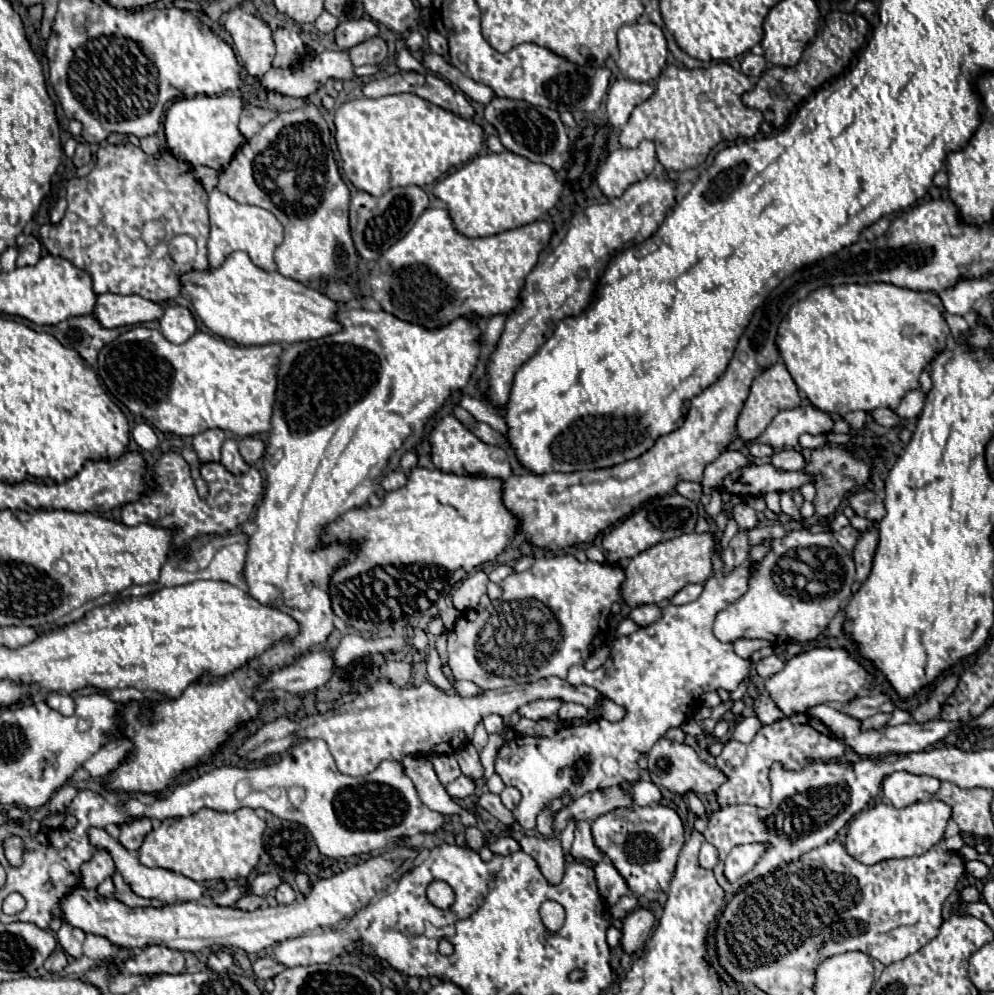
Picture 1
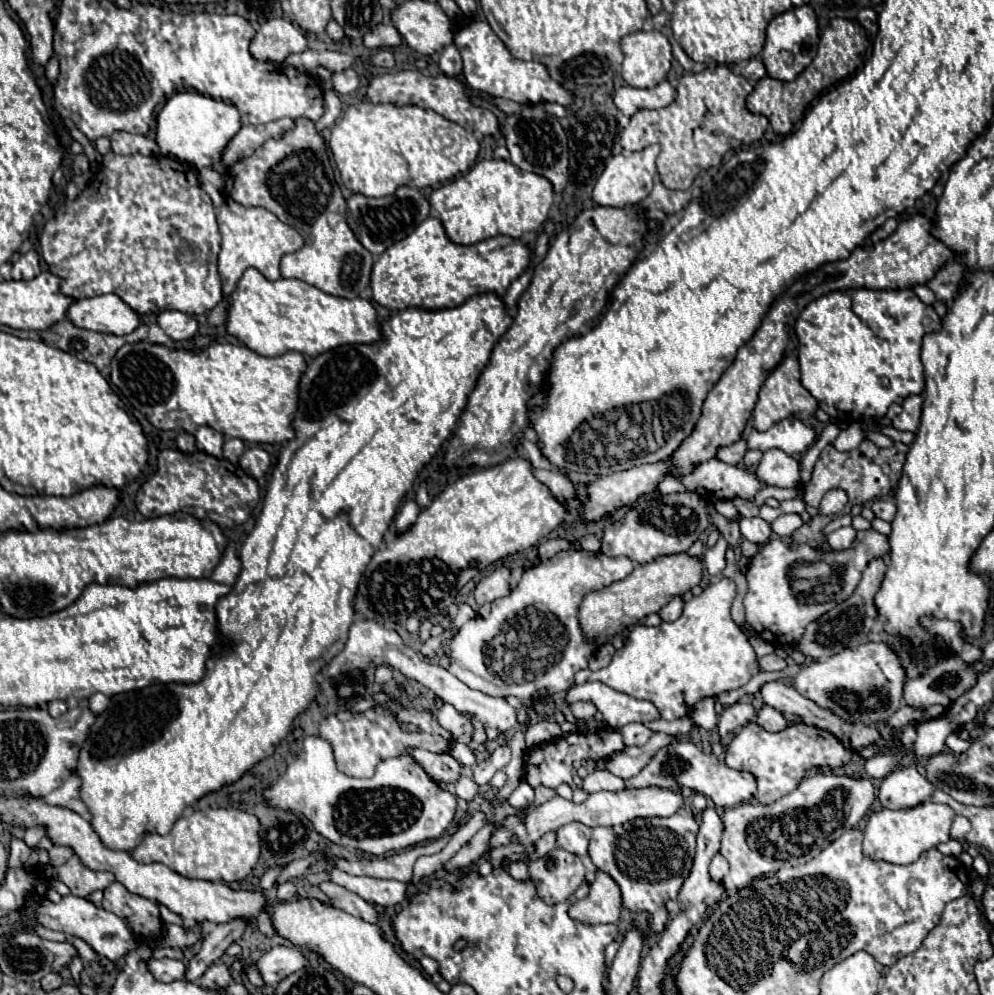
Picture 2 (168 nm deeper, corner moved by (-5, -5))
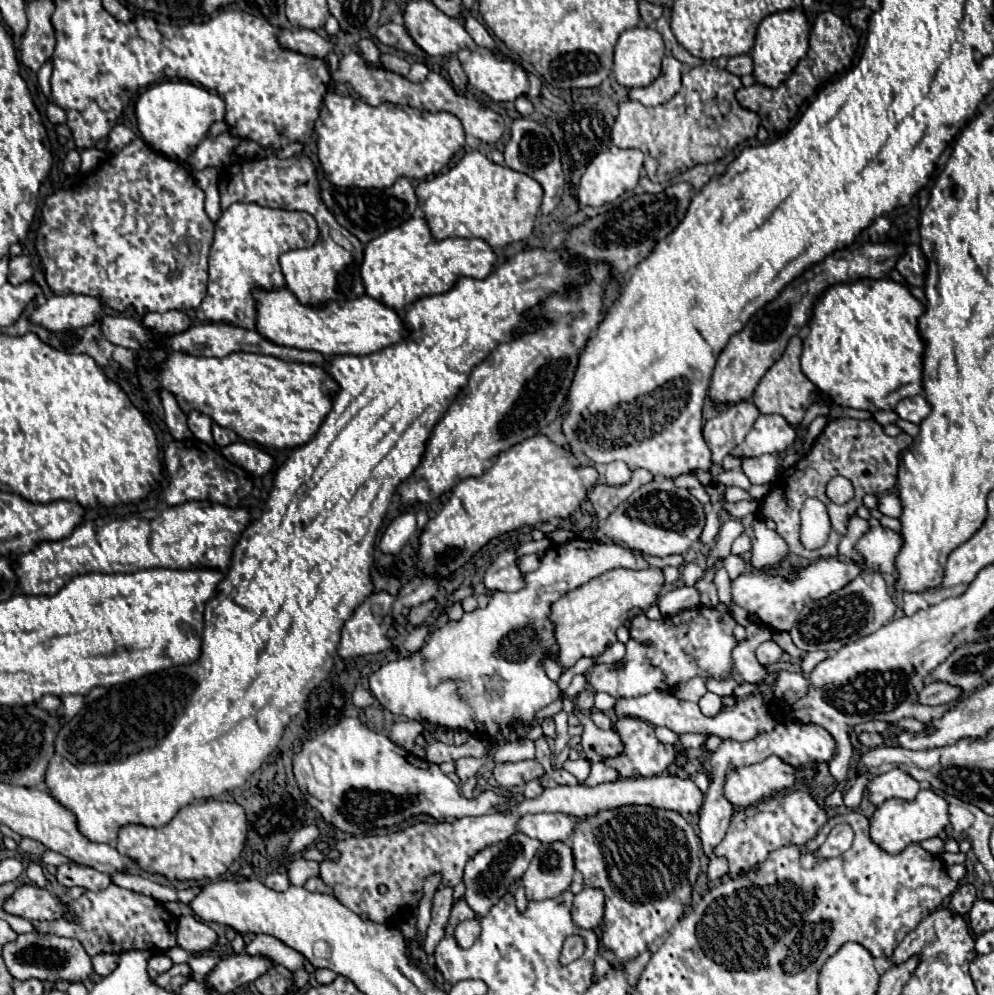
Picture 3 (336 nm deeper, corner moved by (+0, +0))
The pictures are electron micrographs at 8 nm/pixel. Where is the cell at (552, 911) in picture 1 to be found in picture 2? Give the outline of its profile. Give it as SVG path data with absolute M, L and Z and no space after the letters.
M597 871L589 897L585 897L583 901L577 901L569 907L569 917L583 921L587 925L617 923L621 913L623 913L621 889L603 871Z

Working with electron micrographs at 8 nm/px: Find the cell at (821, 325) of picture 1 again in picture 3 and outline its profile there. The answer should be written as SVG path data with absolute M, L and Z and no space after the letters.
M888 277L834 284L814 306L810 334L804 338L802 372L816 384L818 390L828 394L834 404L870 412L894 410L902 398L922 394L924 340L918 332L918 318L922 312L924 306L910 294L910 290Z

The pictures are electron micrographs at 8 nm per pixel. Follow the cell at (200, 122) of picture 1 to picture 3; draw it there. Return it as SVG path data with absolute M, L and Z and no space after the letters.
M160 82L148 86L134 104L136 124L142 140L168 158L186 160L188 154L200 144L214 122L224 120L224 104L218 94L190 82Z

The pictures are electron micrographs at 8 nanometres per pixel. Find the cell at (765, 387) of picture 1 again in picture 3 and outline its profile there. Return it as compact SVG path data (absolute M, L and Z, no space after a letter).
M794 336L782 358L774 362L774 366L762 376L752 396L754 404L758 404L762 414L780 414L788 420L790 426L798 426L806 414L806 408L816 400L816 386L800 370L800 354L802 354L802 340L800 336Z

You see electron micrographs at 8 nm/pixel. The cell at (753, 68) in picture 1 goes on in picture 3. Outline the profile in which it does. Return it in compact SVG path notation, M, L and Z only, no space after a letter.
M742 54L742 56L728 58L726 70L732 72L732 74L736 74L736 76L744 76L744 74L752 74L754 64L752 64L752 58L748 54Z

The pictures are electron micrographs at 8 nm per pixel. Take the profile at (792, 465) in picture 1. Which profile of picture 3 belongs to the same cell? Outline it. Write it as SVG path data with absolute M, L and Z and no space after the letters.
M764 454L760 458L742 458L742 472L752 484L770 484L778 478L780 462L776 456Z

